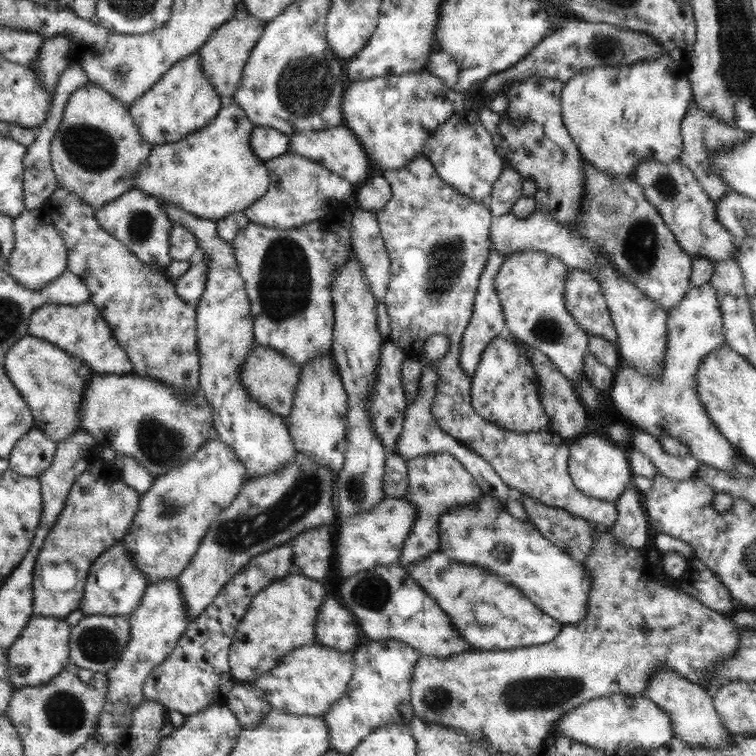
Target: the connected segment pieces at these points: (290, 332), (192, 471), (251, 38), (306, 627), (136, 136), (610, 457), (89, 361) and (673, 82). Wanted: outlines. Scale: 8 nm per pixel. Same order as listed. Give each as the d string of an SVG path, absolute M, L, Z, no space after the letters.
M345 204L338 212L295 229L270 229L249 223L238 231L231 245L250 301L256 344L273 348L300 366L318 355L332 357L332 283L337 268L351 253L354 210Z
M219 438L202 445L188 462L154 478L152 486L141 495L133 525L122 540L122 544L132 554L135 565L146 575L148 584L179 577L201 546L209 526L222 510L230 506L247 479L246 467L238 460L234 449Z
M250 13L234 16L219 26L197 50L196 53L201 56L201 67L206 78L212 83L215 92L223 99L228 100L239 87L244 65L254 45L258 42L264 27L265 22Z
M290 572L283 579L280 578L261 590L249 604L246 614L237 626L236 635L229 649L229 666L235 681L250 681L260 678L266 672L277 667L280 660L292 650L315 643L315 622L324 599L327 597L322 584L312 580L299 572Z
M90 81L73 91L63 114L50 141L56 183L96 211L132 189L130 181L148 161L153 145L138 132L128 105Z
M584 436L576 440L569 453L567 465L571 479L576 488L589 497L614 503L632 483L634 474L627 459L628 453L623 452L618 444L614 446L612 442L602 442L602 436Z
M92 302L66 305L52 304L38 307L29 318L27 334L66 351L83 360L94 373L125 375L133 372L127 352L120 346L98 307Z
M666 54L626 66L580 69L564 83L560 106L564 124L583 160L612 178L629 179L642 159L660 164L678 161L683 149L681 122L693 103L693 88L687 74L688 69L680 68L680 63Z

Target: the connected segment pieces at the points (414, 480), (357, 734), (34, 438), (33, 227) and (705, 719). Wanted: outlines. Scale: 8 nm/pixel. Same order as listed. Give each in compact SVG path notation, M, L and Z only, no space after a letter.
M444 453L423 454L408 459L407 468L409 485L404 498L417 508L417 517L397 562L404 568L439 548L439 520L445 512L455 506L474 504L482 495L472 475L456 458Z
M369 641L364 646L358 646L353 653L353 675L347 686L344 697L338 699L336 705L328 709L323 715L327 722L330 737L330 748L336 752L349 755L363 738L374 732L378 727L387 724L409 724L413 719L413 708L410 706L411 682L408 676L402 684L398 682L384 682L374 668L374 656L380 652L378 641Z
M39 429L28 430L8 455L9 469L22 476L38 478L52 464L56 445Z
M48 207L24 209L14 222L14 248L8 259L6 272L12 275L26 290L40 290L58 278L67 269L68 249L53 226Z
M660 665L652 673L642 696L658 705L662 711L666 711L671 720L673 736L694 748L697 744L704 748L722 748L731 739L732 734L722 724L714 709L712 695L706 692L704 687L680 677L674 669L668 669L666 665Z

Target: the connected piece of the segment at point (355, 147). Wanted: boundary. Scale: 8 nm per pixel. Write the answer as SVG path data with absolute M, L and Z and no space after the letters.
M345 124L293 134L289 137L289 150L292 151L292 154L298 154L302 158L308 158L310 161L322 165L356 187L364 184L370 178L370 168L373 166L368 154L362 143Z

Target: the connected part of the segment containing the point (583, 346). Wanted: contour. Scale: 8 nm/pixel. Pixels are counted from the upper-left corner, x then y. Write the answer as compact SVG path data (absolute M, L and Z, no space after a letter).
M529 250L506 256L494 277L494 288L503 308L506 329L518 340L544 353L566 380L571 383L579 382L583 376L585 377L583 366L584 357L589 352L589 334L576 322L564 302L564 283L569 268L552 266L552 262L547 262L546 258L548 258L546 253Z

